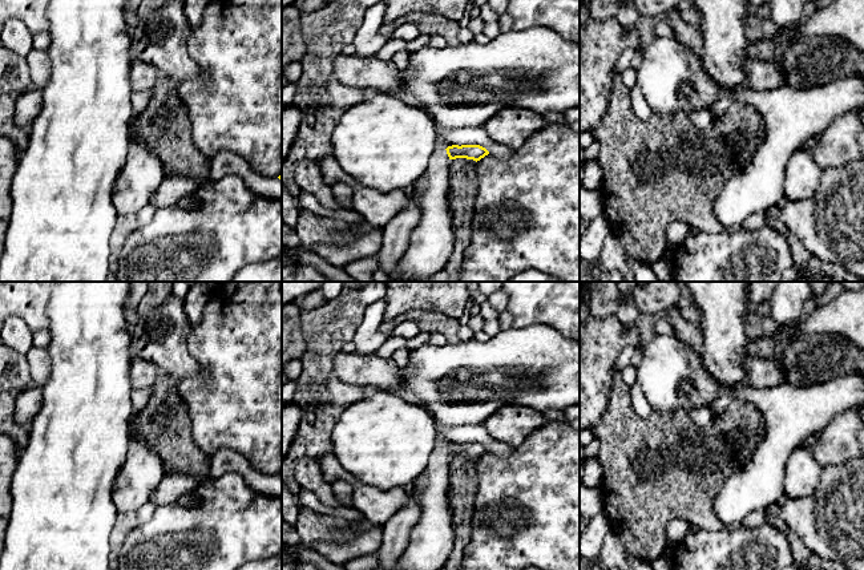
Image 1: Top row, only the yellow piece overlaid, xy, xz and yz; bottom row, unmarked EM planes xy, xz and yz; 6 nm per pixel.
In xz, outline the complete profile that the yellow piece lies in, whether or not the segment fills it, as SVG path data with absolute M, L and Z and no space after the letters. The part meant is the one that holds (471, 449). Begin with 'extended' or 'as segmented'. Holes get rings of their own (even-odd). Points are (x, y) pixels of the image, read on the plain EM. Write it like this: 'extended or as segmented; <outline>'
extended; M480 442L436 446L427 469L412 482L420 518L395 570L440 570L445 565L455 543L448 502L449 458L467 456L477 460L488 452Z

